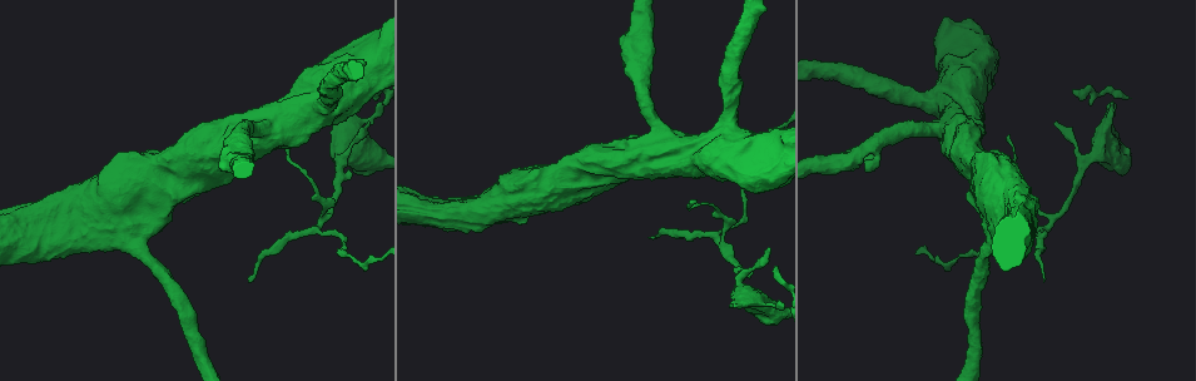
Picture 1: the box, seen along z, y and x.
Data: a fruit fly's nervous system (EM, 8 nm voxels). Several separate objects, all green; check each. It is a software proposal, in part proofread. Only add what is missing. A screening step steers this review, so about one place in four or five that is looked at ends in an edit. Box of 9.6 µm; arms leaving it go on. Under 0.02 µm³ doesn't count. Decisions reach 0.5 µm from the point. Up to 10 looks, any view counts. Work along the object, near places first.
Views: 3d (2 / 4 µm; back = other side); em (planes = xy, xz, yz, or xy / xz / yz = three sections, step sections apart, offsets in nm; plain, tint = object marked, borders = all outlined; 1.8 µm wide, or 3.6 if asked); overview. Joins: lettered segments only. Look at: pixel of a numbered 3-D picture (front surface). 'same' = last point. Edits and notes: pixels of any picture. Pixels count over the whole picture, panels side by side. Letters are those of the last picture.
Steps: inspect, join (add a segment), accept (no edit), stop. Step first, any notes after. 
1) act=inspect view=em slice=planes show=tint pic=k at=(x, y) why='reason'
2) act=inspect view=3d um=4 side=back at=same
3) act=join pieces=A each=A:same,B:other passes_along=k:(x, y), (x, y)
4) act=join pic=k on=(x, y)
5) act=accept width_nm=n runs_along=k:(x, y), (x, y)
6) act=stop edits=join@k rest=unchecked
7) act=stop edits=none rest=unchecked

act=inspect view=3d um=2 pic=1 at=(316, 231) why='four or more arms meet'

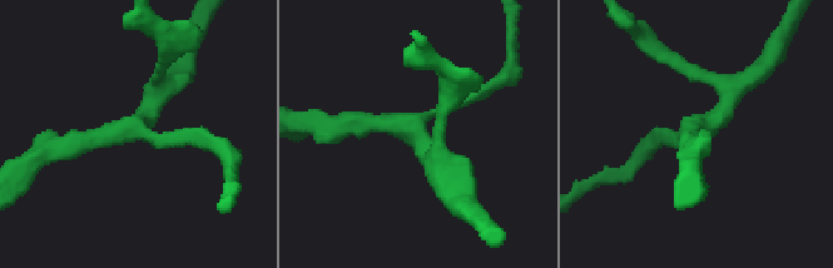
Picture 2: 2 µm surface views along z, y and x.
act=inspect view=em slice=xy step=16 show=tint pic=2 at=(694, 124) arms=4

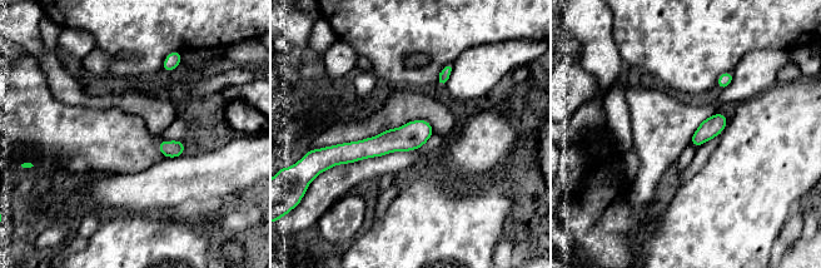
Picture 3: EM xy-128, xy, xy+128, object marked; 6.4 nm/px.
act=inspect view=em slice=planes show=borders at=same

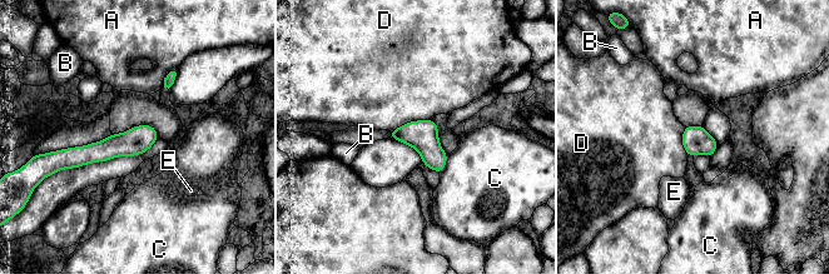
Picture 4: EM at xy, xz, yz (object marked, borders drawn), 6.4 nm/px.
act=accept each=A:other,B:other,C:other,D:other,E:other found='no lettered segment goes on from it'

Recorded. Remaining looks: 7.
act=inspect view=em um=3.6 slice=yz step=16 show=tint pic=1 at=(767, 248) why='thin end'

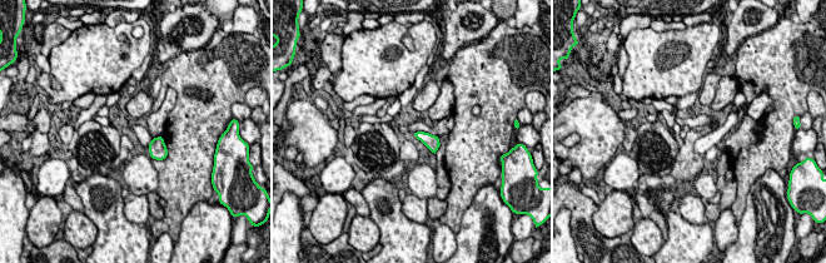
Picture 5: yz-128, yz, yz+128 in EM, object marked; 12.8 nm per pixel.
act=inspect view=em um=3.6 slice=planes show=borders at=same why='another direction'

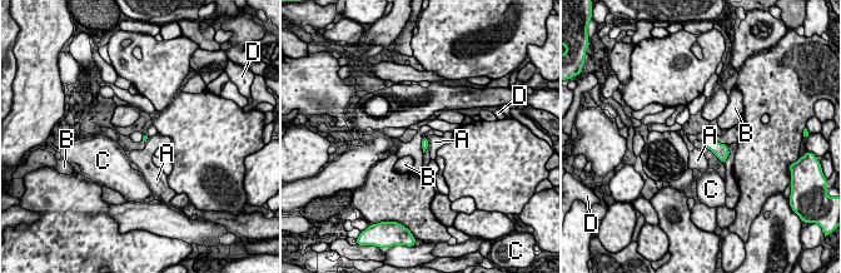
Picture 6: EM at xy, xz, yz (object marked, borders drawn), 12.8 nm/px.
act=accept each=A:other,B:other,C:other,D:other found='none of them fits'

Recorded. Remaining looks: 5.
act=inspect view=em um=3.6 slice=xy step=4 show=borders pic=1 at=(757, 170) why='calibre changes'

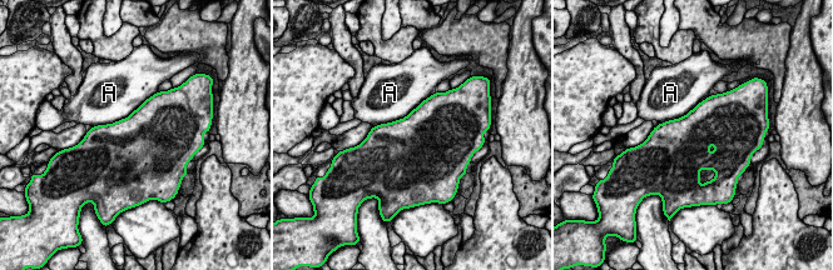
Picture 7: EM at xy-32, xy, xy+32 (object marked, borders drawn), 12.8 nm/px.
act=accept width_nm=750 each=A:other border=7:(152, 95), (127, 116), (93, 126) found='none of them fits'

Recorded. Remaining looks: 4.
act=stop edits=none rest=unchecked

